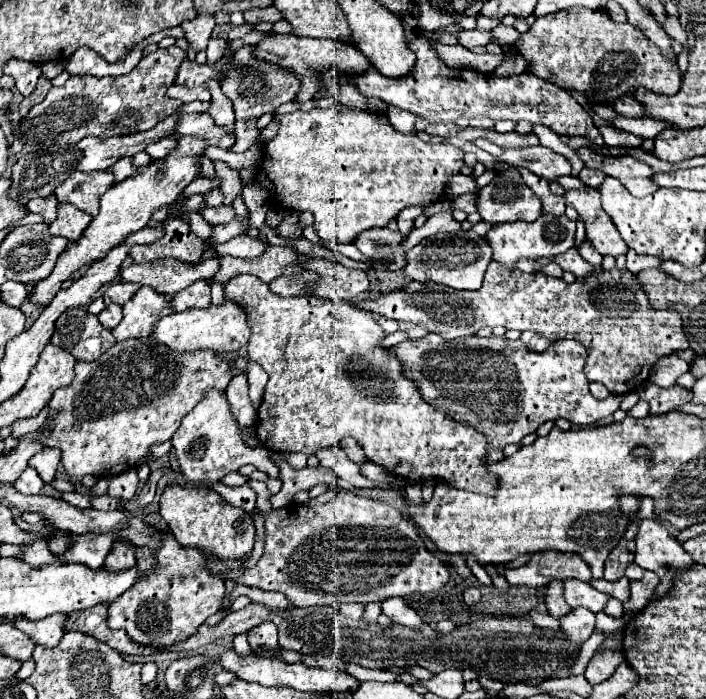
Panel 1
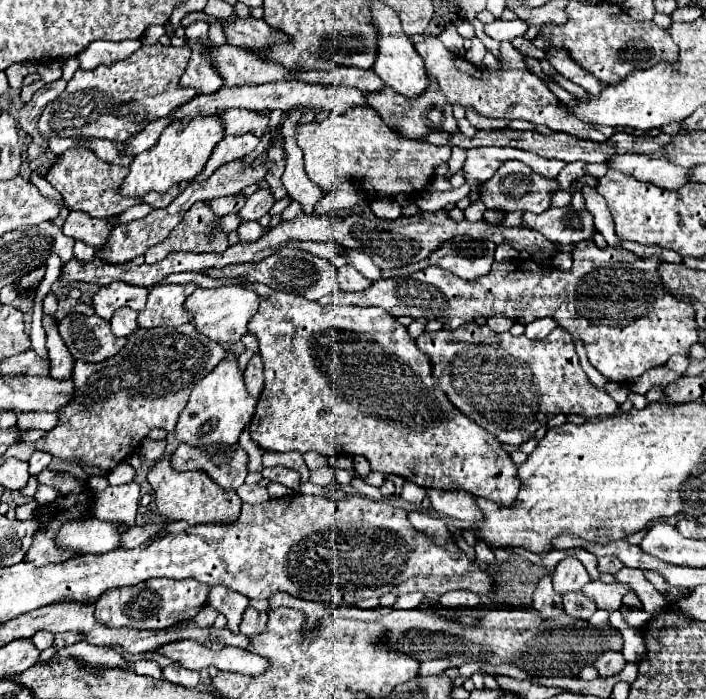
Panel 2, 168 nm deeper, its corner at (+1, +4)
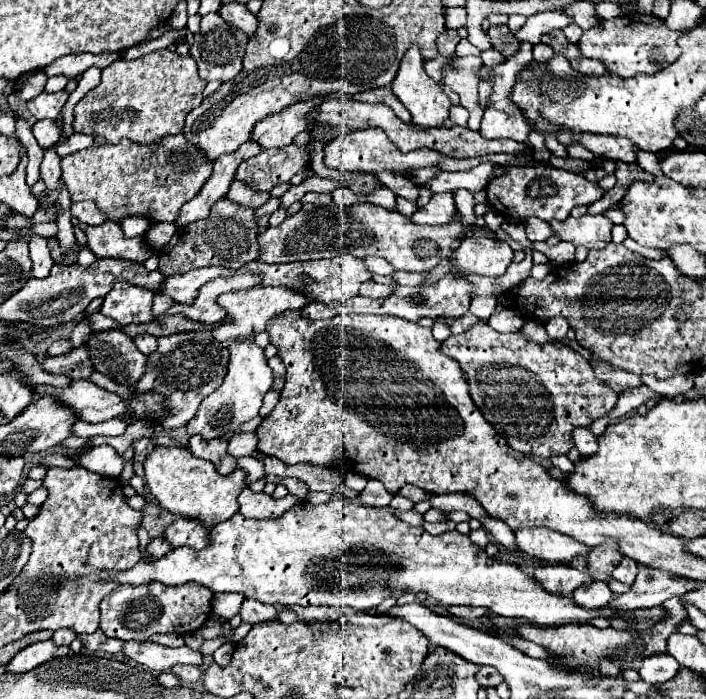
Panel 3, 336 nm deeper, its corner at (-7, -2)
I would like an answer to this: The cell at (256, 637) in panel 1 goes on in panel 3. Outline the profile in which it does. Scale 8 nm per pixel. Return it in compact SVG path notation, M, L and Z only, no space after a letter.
M245 599L243 605L241 605L239 615L241 615L241 619L245 623L255 625L255 623L265 623L265 621L277 617L277 609L271 607L271 605L263 605L263 603L255 601L255 599Z

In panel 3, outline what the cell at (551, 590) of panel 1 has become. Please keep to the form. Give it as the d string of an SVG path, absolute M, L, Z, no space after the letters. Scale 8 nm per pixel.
M603 543L599 547L593 547L589 551L589 573L611 573L613 567L619 565L623 559L623 553L619 551L619 543Z

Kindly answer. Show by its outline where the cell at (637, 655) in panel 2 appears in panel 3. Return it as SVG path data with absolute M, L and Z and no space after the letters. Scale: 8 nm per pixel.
M653 655L643 661L643 667L639 675L647 683L667 683L671 677L675 677L675 671L681 669L681 665L671 655Z

